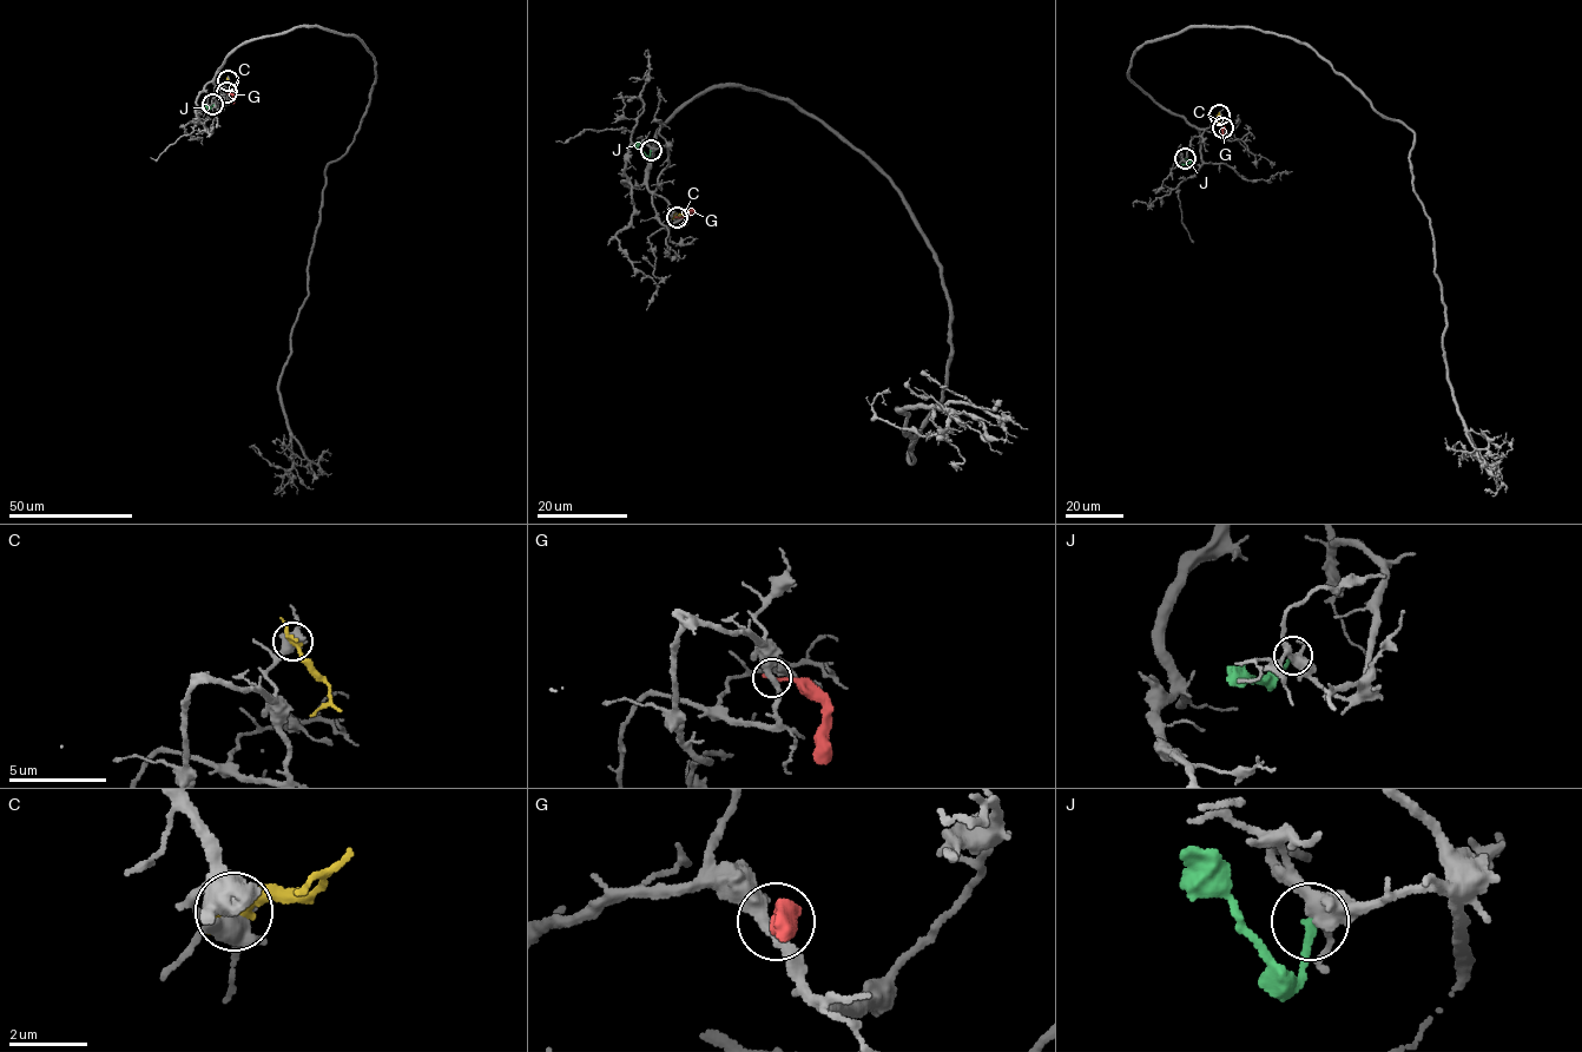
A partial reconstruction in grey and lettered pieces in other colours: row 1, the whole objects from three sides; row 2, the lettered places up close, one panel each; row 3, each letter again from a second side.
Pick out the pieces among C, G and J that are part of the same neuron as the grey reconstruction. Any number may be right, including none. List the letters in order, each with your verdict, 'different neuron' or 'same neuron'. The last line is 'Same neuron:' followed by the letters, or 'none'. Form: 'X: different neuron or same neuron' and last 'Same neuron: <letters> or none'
C: different neuron
G: different neuron
J: different neuron
Same neuron: none

